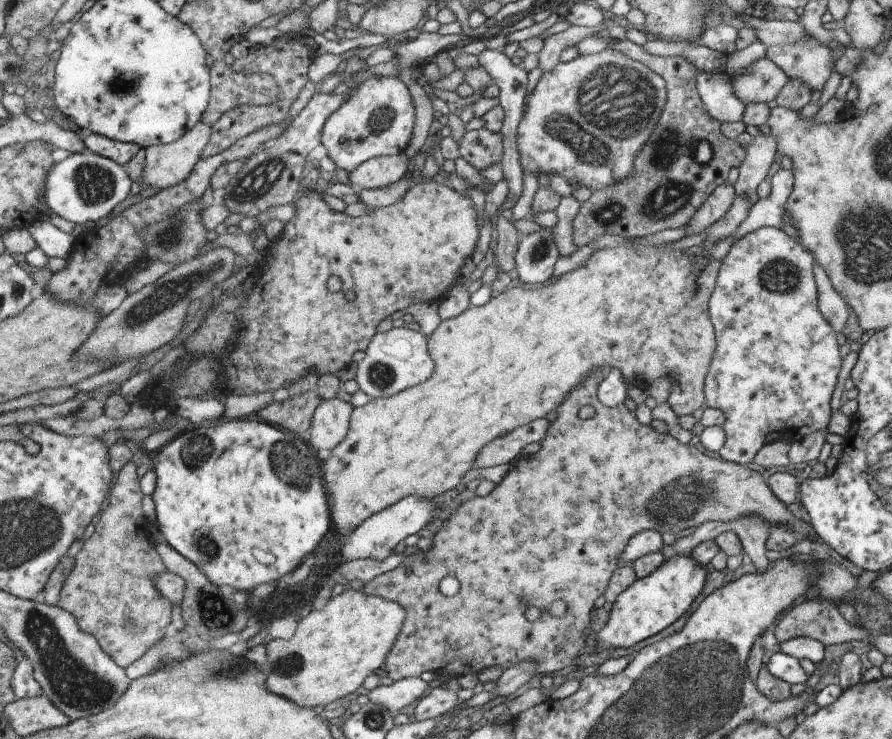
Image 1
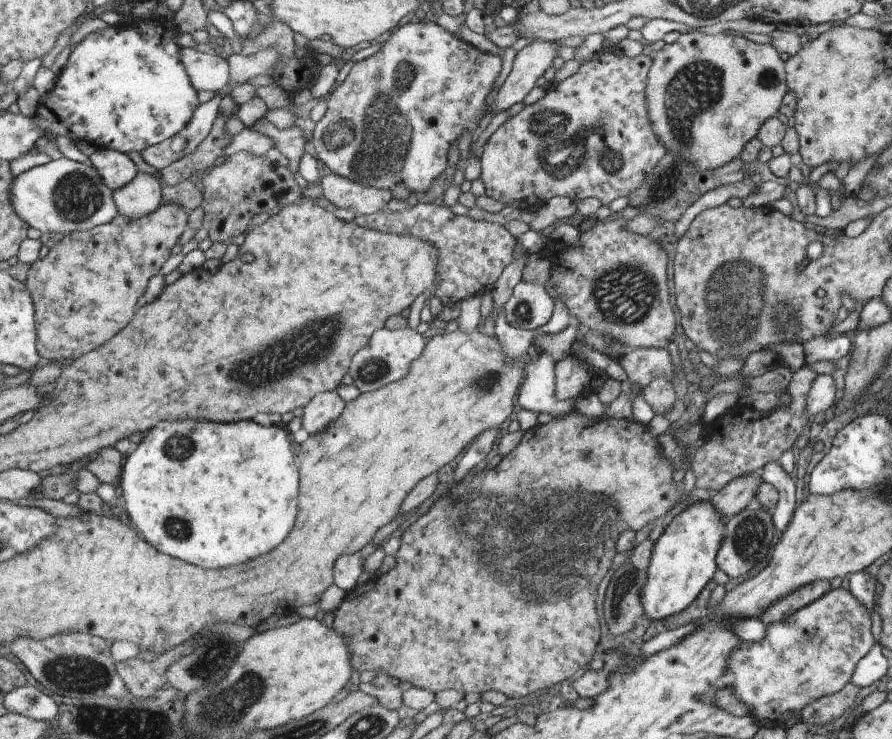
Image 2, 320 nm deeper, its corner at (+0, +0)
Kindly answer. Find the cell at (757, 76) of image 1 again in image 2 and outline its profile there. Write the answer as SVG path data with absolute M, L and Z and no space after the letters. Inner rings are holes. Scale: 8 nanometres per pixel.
M701 32L681 33L672 43L665 43L653 58L647 73L644 88L644 101L647 116L650 119L651 128L654 130L657 140L664 146L664 154L676 155L684 163L688 163L696 171L710 171L722 167L729 161L737 158L746 142L755 138L758 128L768 118L777 116L779 105L783 95L787 92L784 79L784 62L779 59L779 53L767 43L758 44L749 41L743 34L730 32L728 34L704 34Z

